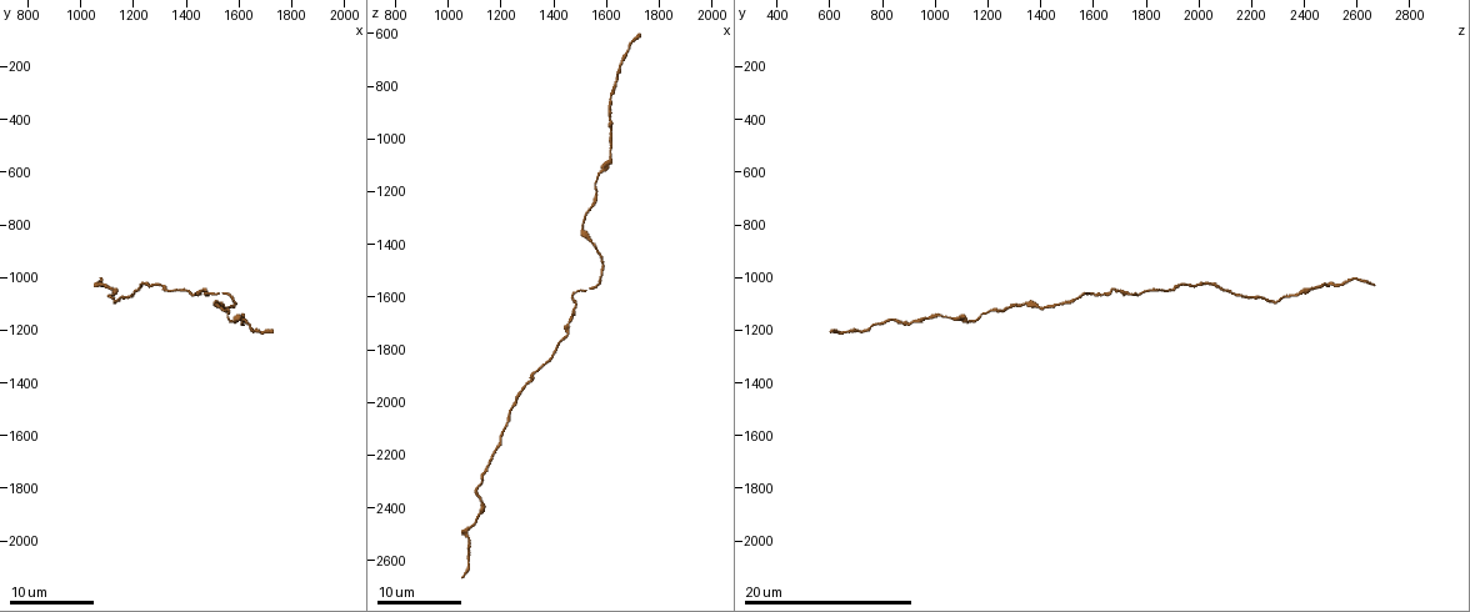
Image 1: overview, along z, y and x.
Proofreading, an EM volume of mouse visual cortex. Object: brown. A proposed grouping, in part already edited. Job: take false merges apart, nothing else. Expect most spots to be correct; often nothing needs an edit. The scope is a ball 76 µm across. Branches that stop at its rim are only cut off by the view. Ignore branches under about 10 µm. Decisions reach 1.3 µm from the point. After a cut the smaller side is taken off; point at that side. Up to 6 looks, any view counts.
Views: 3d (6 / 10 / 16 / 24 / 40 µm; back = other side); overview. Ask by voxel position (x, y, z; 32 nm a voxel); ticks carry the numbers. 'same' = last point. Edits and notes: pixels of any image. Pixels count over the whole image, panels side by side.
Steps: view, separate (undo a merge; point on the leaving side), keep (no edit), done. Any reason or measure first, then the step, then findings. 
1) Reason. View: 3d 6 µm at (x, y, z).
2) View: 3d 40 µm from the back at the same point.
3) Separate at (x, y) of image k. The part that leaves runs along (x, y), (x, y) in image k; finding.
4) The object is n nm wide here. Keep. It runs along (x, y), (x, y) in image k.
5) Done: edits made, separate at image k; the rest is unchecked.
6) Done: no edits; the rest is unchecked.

Sudden change in width. View: 3d 24 µm at (1620, 1170, 1090).

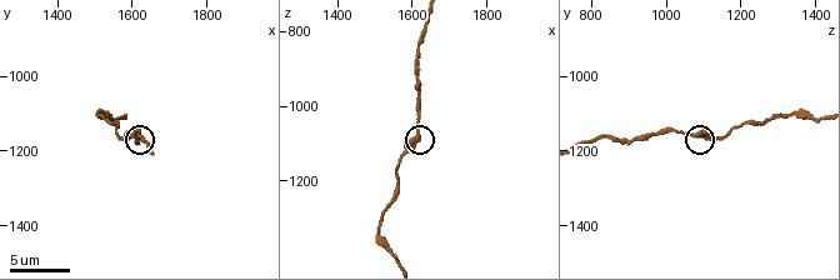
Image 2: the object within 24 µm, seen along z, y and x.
View: 3d 6 µm at (1600, 1160, 1080).

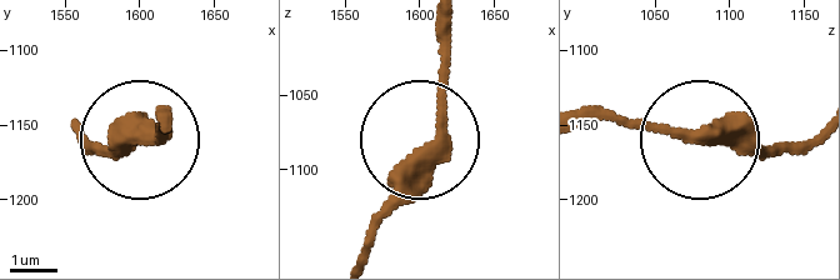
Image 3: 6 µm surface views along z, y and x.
Keep. It runs along (360, 259), (373, 211), (440, 115), (440, 20) in image 3; continuous, no second neuron.

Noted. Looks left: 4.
Sudden change in width. View: 3d 10 µm at (1510, 1110, 1340).

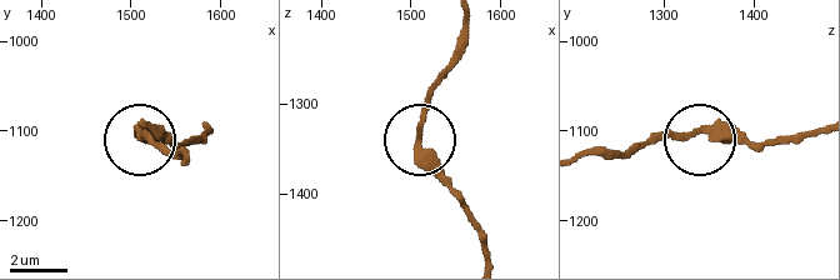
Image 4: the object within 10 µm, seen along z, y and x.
Keep. It runs along (818, 128), (754, 145), (696, 135), (634, 145) in image 4; continuous, no second neuron.

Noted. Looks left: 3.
Calibre changes. View: 3d 16 µm at (1110, 1040, 2430).

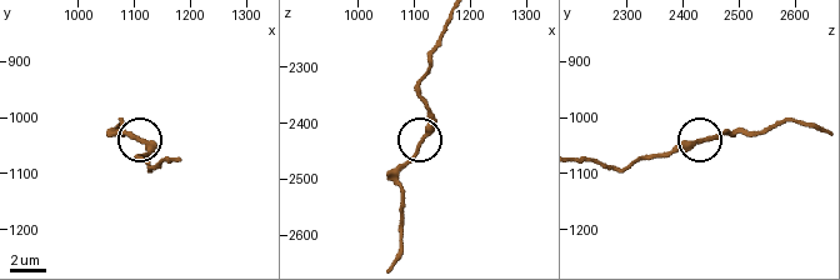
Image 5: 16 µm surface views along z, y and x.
Zoom in. View: 3d 6 µm at (1120, 1045, 2425).

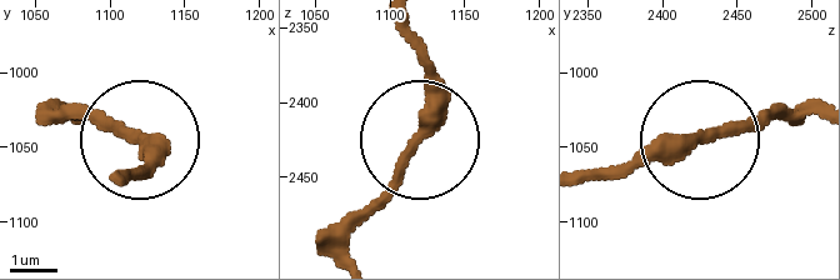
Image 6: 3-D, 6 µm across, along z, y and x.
Keep. Continuous, no second neuron.

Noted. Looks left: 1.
Done: no edits; the rest is unchecked.

